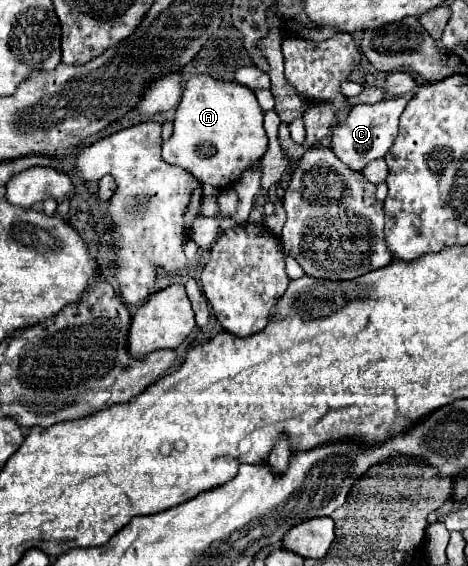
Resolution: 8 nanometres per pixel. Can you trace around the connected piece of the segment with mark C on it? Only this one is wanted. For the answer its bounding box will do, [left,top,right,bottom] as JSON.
[332,98,406,170]

